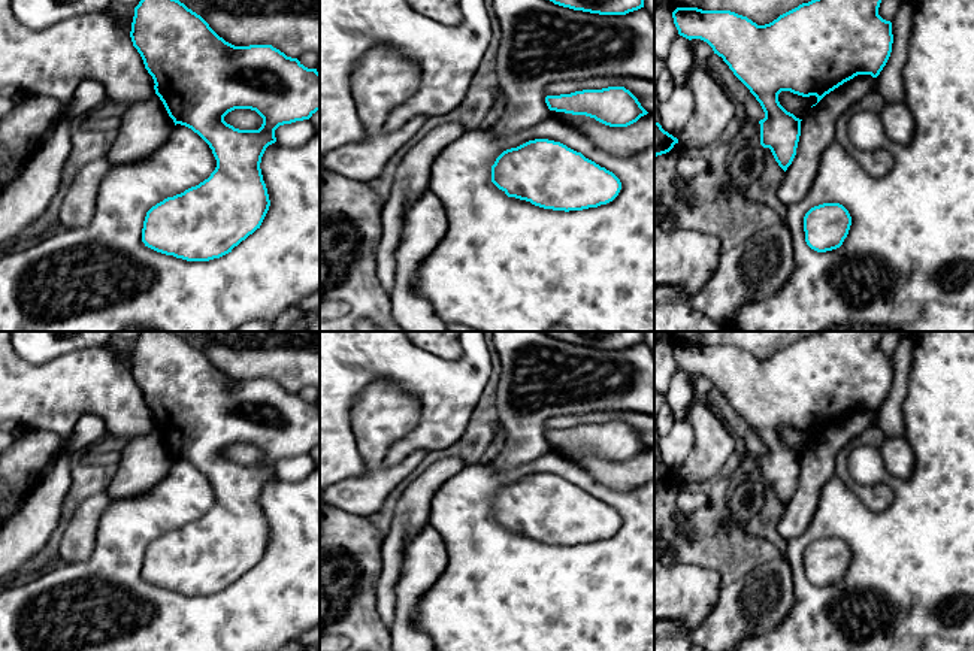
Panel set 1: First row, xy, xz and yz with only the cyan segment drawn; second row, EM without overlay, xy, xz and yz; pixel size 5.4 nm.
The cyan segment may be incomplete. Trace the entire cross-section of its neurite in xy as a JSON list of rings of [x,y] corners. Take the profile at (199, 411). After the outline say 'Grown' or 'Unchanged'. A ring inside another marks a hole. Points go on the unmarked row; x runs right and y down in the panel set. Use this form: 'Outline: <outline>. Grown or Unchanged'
Outline: [[[142,331],[134,342],[130,372],[175,460],[197,467],[217,494],[208,514],[146,546],[142,576],[187,596],[220,593],[260,563],[270,541],[261,491],[276,476],[279,460],[309,454],[320,445],[320,408],[272,379],[235,381],[226,376],[200,349],[173,331]],[[235,443],[255,445],[263,452],[261,461],[239,464],[227,458],[224,451]]]. Unchanged

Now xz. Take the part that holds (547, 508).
Outline: [[[548,473],[503,485],[491,500],[491,517],[508,532],[565,546],[607,539],[621,524],[612,506]]]. Unchanged

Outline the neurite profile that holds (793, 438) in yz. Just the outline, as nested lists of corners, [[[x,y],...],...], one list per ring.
[[[781,426],[778,429],[780,439],[796,452],[802,454],[805,448],[817,437],[816,430],[802,432],[790,426]]]

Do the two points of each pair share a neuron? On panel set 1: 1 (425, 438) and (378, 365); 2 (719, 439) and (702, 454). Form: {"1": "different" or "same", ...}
{"1": "same", "2": "same"}

